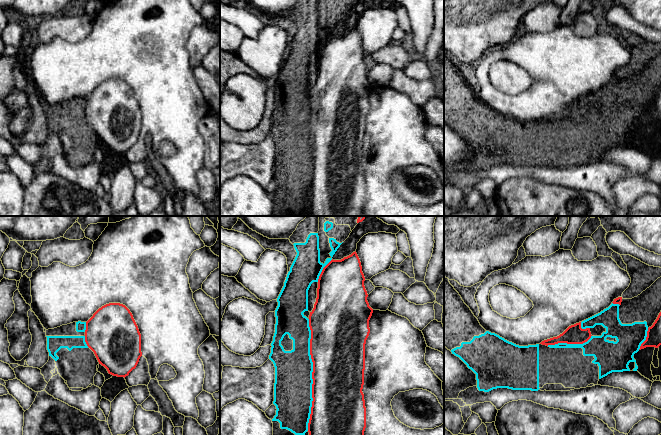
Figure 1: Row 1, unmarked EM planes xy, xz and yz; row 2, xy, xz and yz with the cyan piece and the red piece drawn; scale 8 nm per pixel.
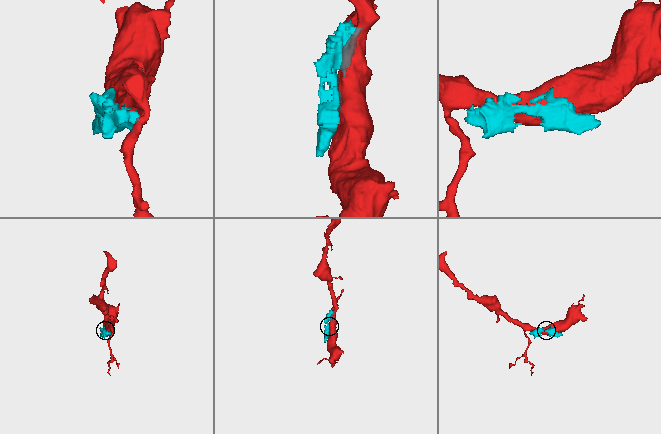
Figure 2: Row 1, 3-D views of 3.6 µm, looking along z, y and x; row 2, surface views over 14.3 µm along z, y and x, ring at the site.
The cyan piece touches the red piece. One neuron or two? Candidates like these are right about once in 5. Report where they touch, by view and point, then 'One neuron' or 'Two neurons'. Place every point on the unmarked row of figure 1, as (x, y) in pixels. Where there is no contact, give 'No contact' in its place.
Touches cyan at xz (311, 151). Two neurons

